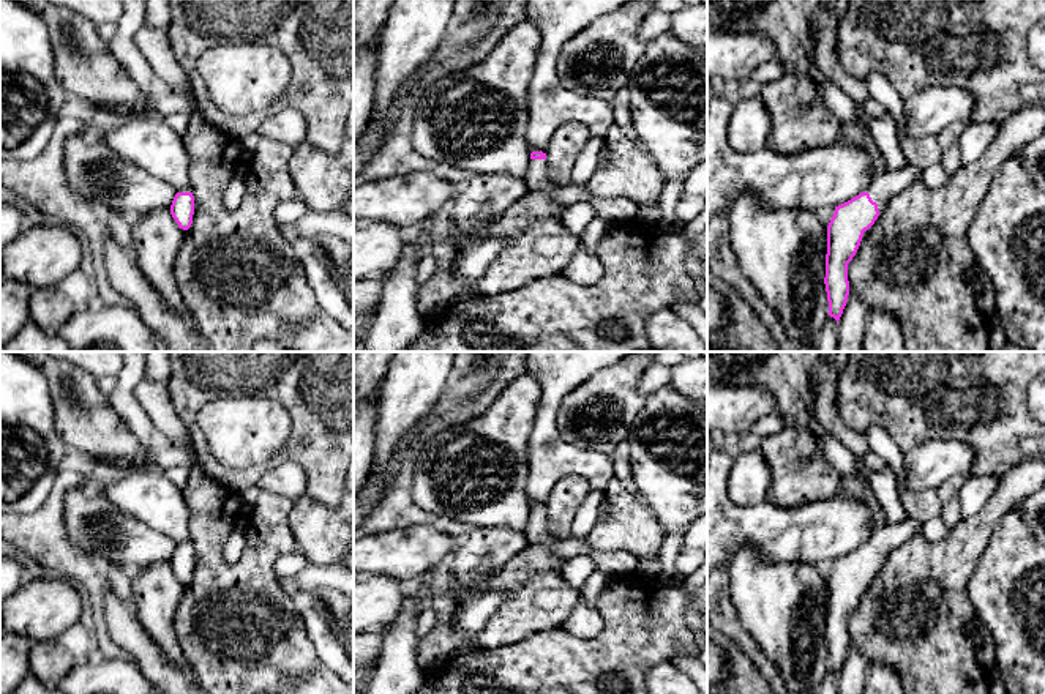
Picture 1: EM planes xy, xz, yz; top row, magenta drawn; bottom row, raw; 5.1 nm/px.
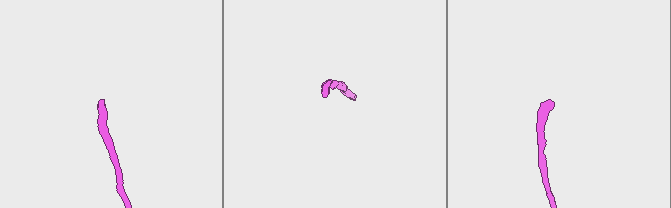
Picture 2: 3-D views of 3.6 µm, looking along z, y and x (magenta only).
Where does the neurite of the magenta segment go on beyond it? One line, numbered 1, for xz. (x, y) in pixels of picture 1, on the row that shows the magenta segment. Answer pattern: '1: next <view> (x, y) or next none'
1: next xz (614, 210)

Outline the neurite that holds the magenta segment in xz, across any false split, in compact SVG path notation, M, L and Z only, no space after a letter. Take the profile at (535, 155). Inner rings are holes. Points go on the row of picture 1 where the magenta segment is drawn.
M543 151L530 153L524 180L529 189L546 191L557 205L570 207L578 202L590 203L595 210L595 216L606 221L608 226L635 221L639 215L639 207L628 197L597 197L576 185L552 186L548 178L546 153Z

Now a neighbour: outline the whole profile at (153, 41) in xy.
M144 25L137 32L134 43L153 66L155 76L178 95L183 95L189 87L189 79L183 68L178 65L178 57L172 49L167 27Z

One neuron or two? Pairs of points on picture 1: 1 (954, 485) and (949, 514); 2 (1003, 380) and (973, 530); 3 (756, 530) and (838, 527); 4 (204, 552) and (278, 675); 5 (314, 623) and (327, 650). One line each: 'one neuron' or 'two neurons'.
1: one neuron
2: two neurons
3: one neuron
4: one neuron
5: one neuron

